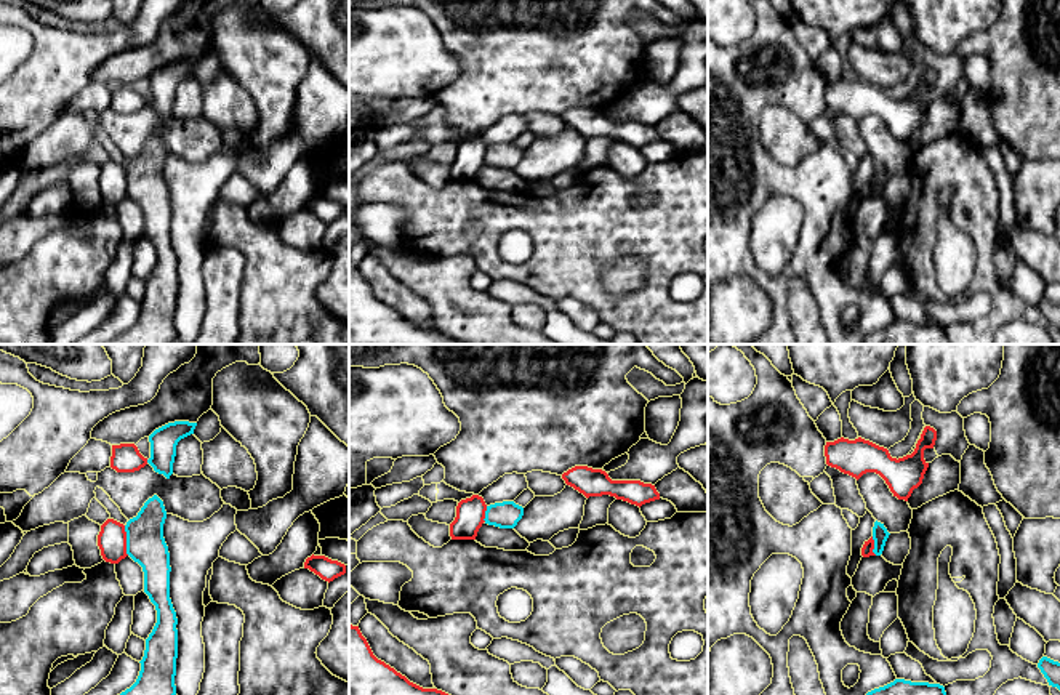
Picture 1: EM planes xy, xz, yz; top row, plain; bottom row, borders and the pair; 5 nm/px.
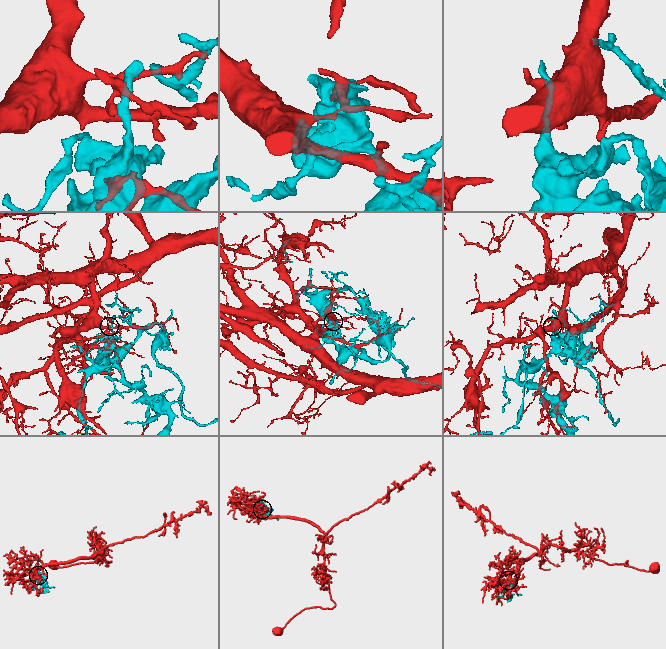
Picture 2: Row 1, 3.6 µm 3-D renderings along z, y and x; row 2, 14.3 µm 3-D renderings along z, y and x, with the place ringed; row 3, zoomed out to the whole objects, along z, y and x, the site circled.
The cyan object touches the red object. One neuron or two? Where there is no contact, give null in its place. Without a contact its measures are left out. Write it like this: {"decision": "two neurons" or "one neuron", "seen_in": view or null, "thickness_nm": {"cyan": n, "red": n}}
{"decision": "two neurons", "seen_in": "xy", "thickness_nm": {"cyan": 190, "red": 140}}

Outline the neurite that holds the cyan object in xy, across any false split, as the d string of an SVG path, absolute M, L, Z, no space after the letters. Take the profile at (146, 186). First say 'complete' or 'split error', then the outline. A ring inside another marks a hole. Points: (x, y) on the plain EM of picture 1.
complete; M154 136L125 167L126 195L143 208L144 234L157 251L136 323L104 344L168 344L176 336L178 259L170 240L170 194L163 179L167 152Z

